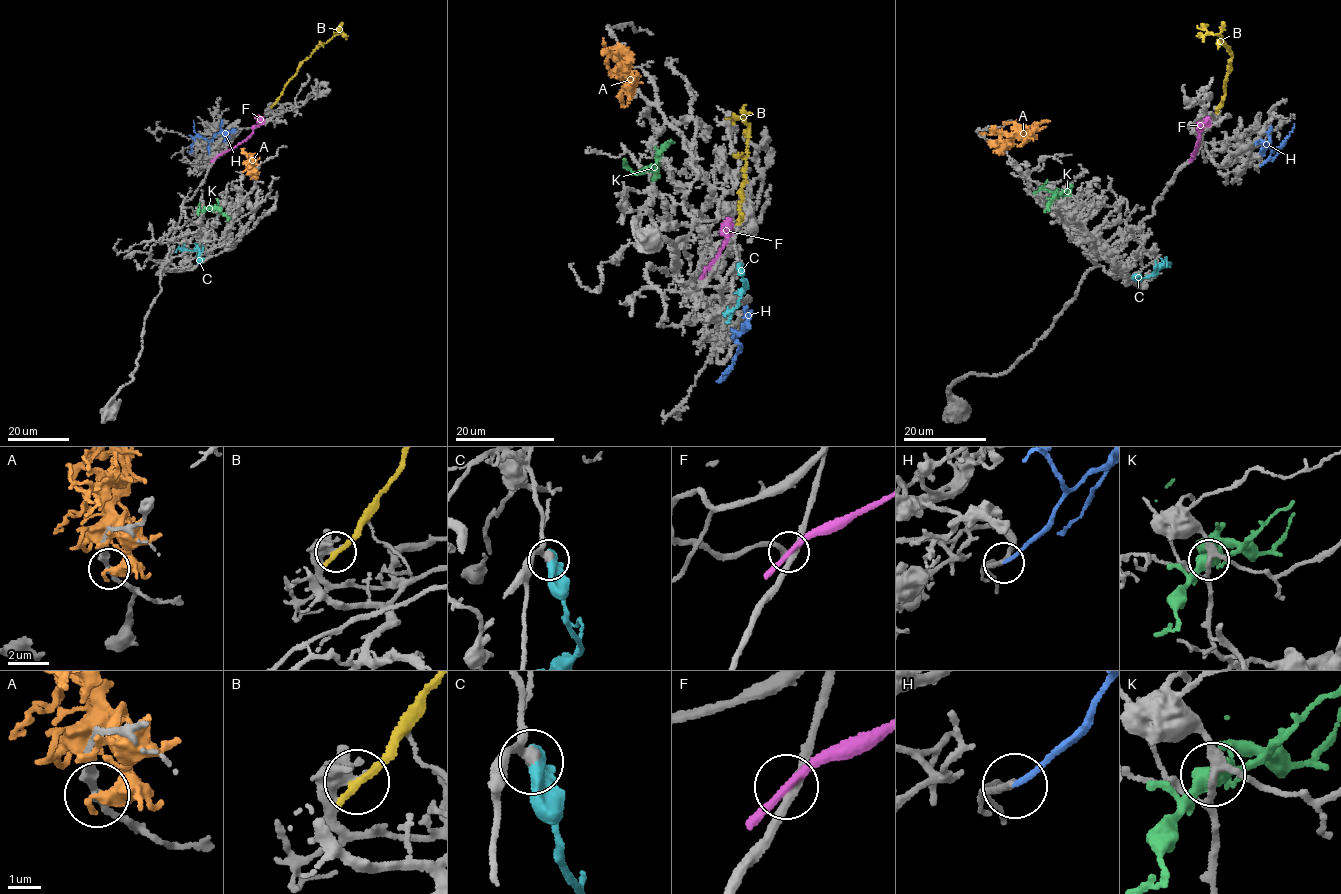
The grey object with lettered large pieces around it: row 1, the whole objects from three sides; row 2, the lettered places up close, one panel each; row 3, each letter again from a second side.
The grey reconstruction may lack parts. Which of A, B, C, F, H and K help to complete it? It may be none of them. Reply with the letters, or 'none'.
C, H

